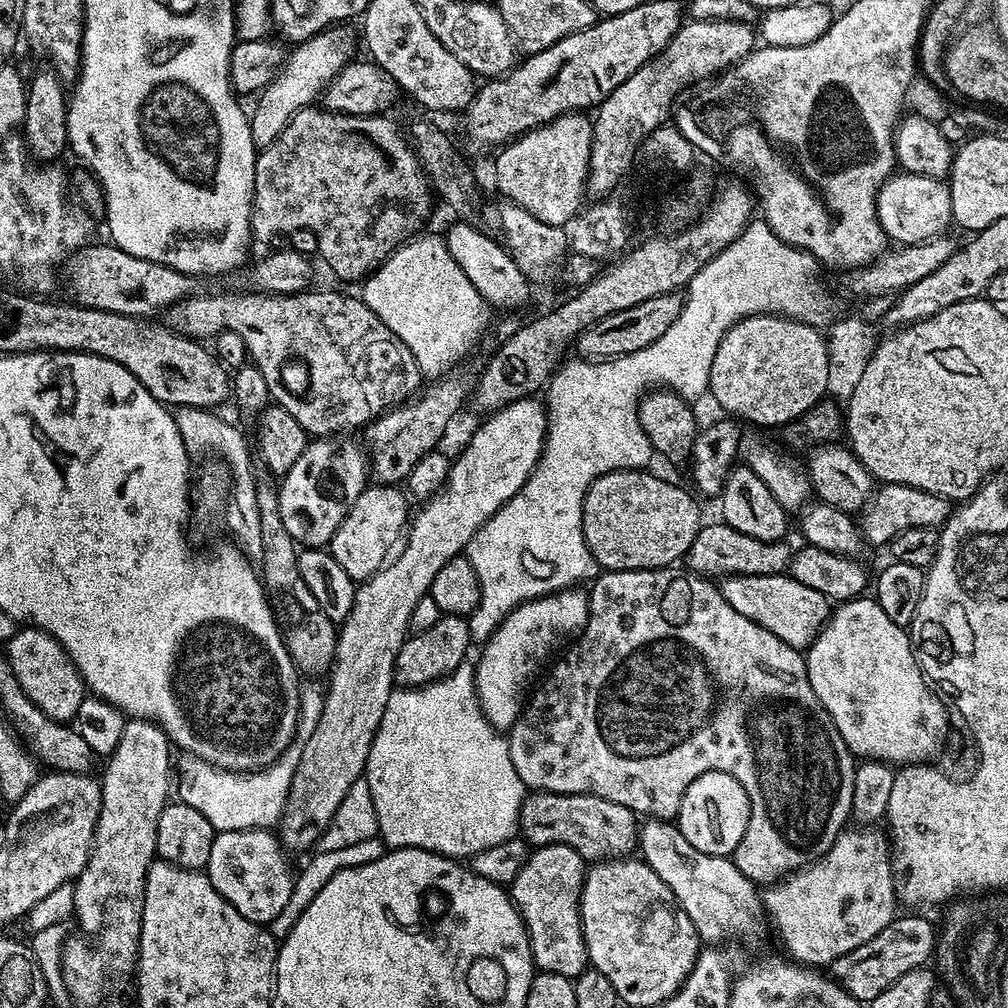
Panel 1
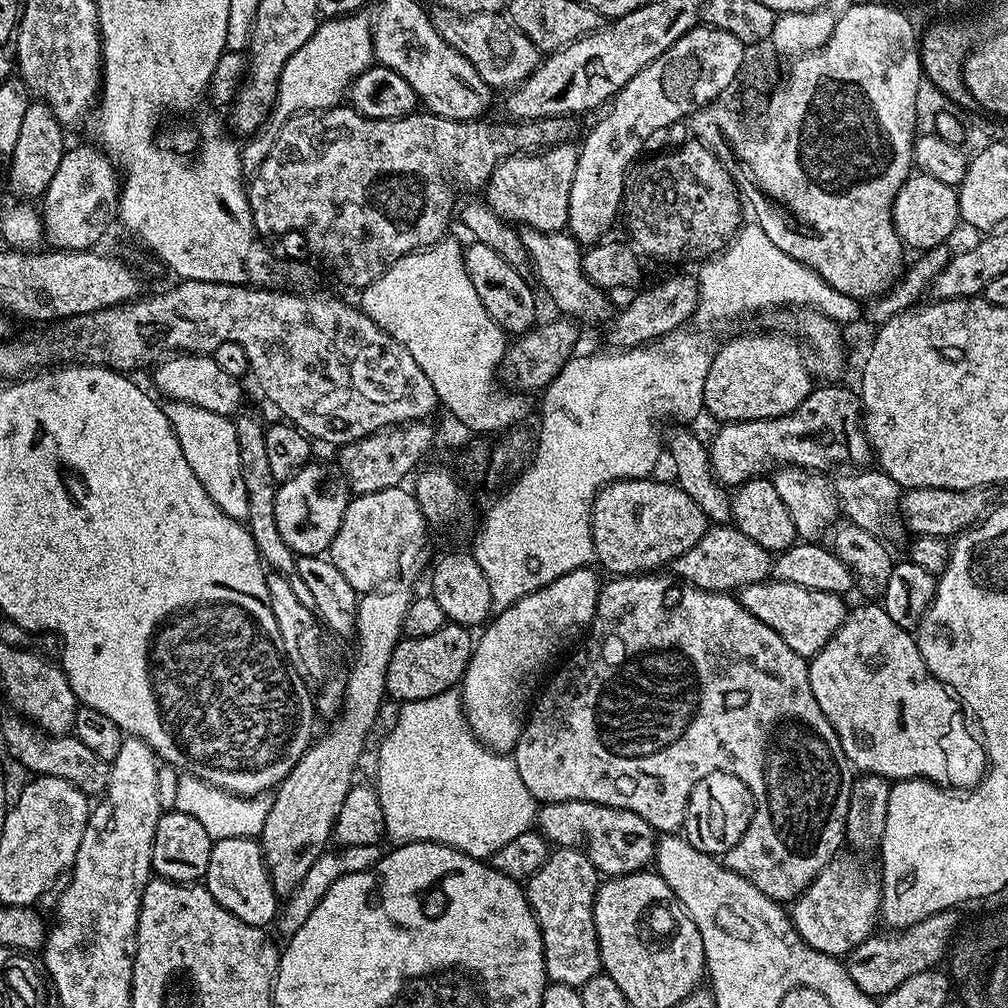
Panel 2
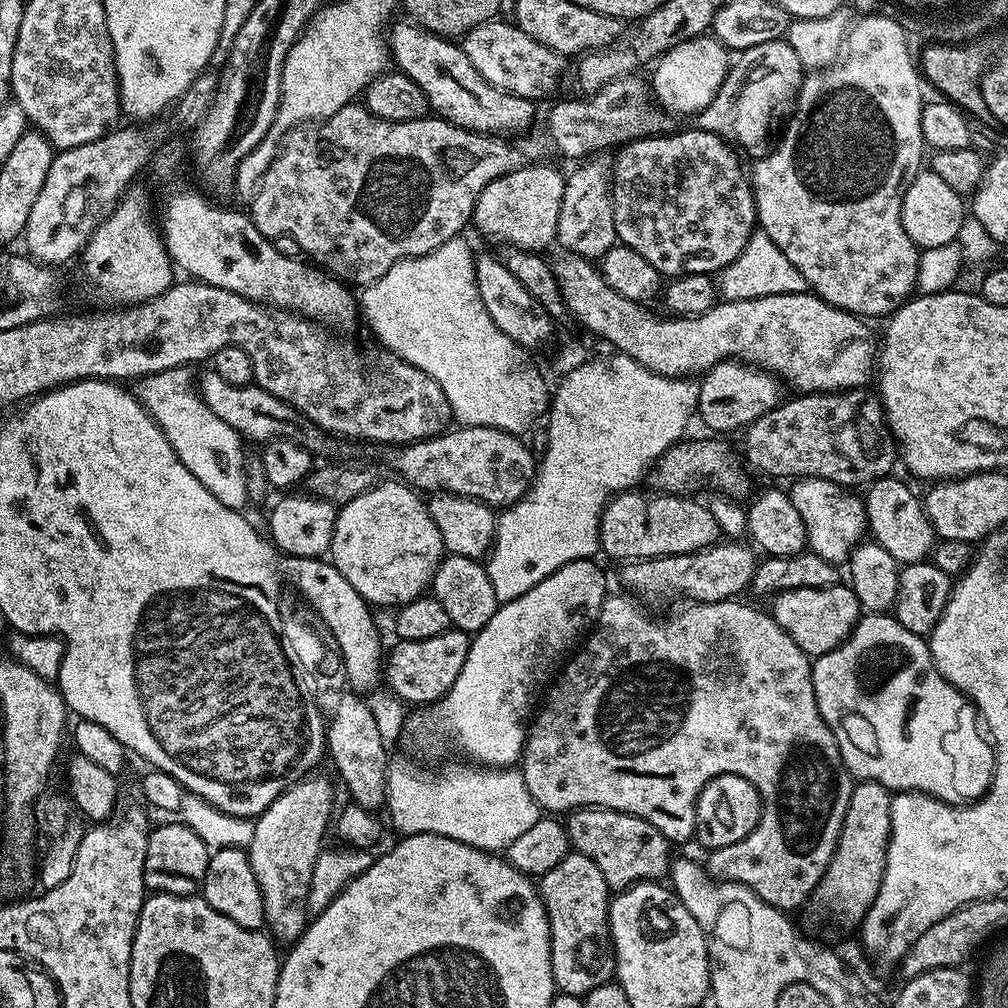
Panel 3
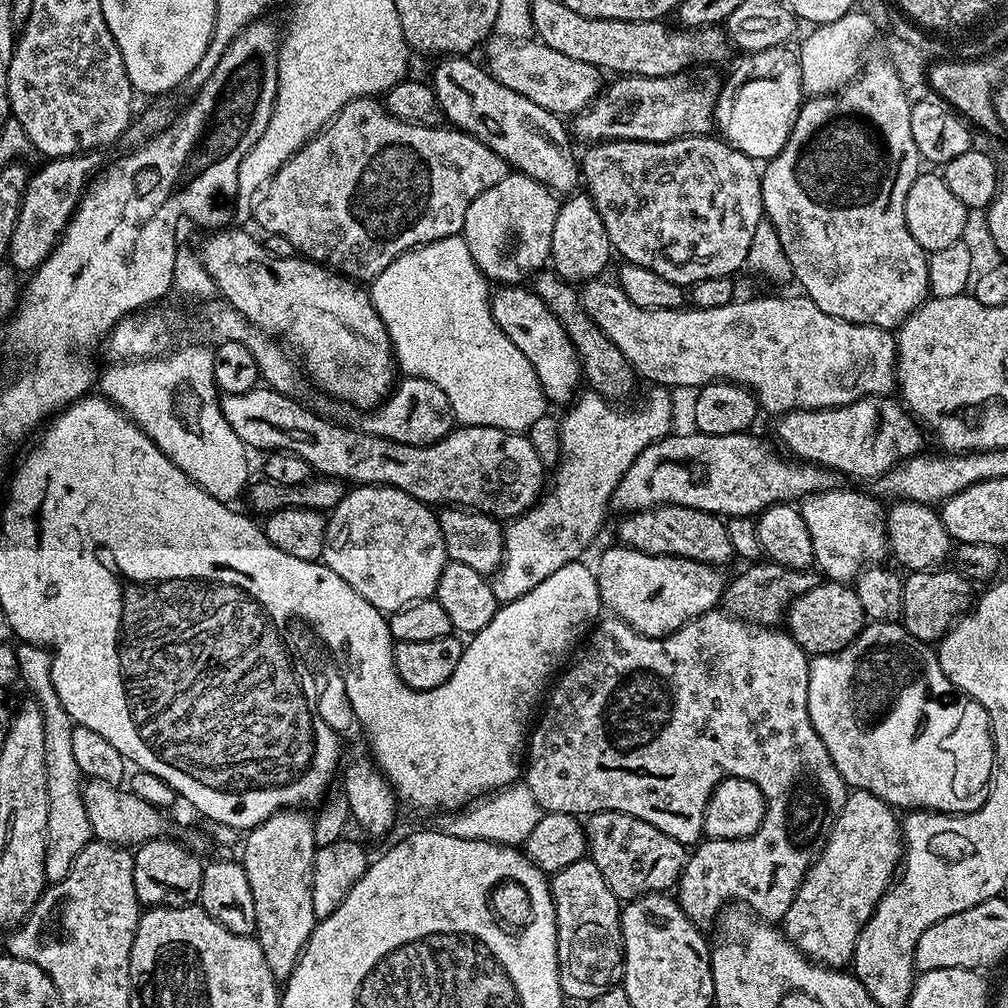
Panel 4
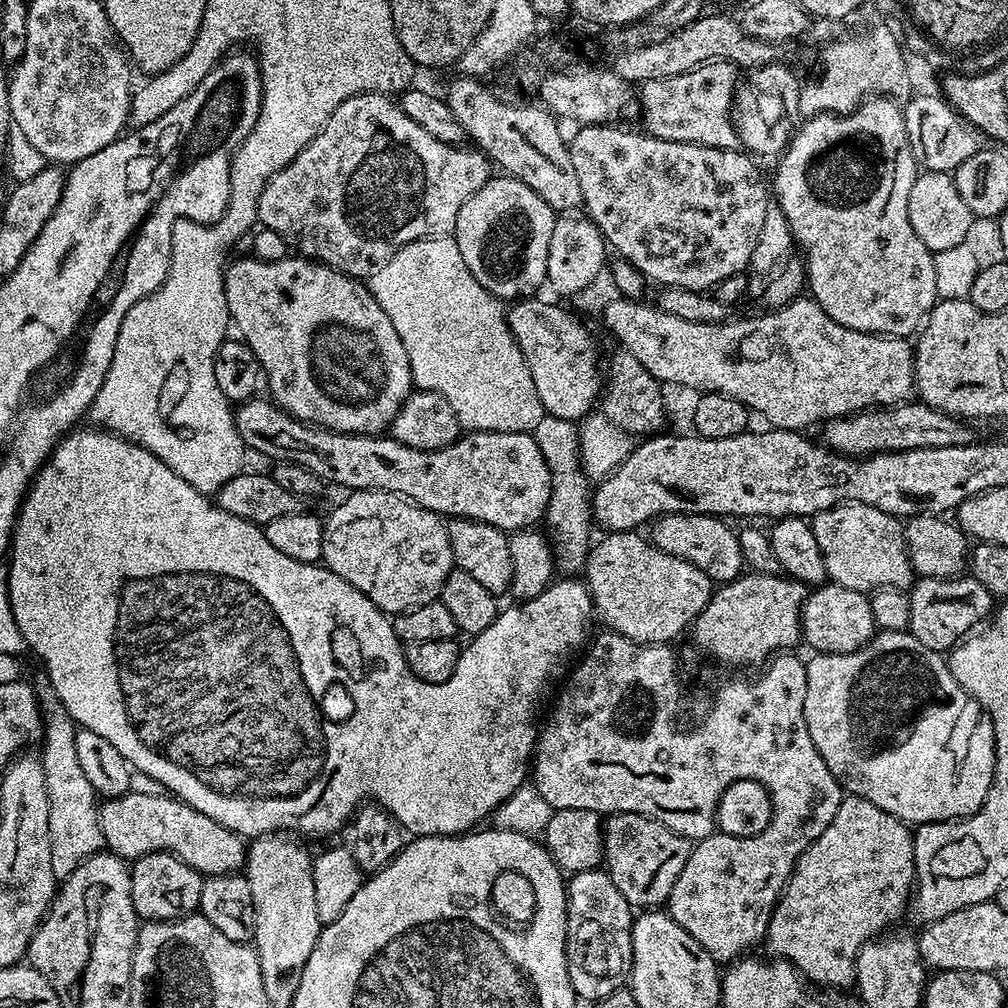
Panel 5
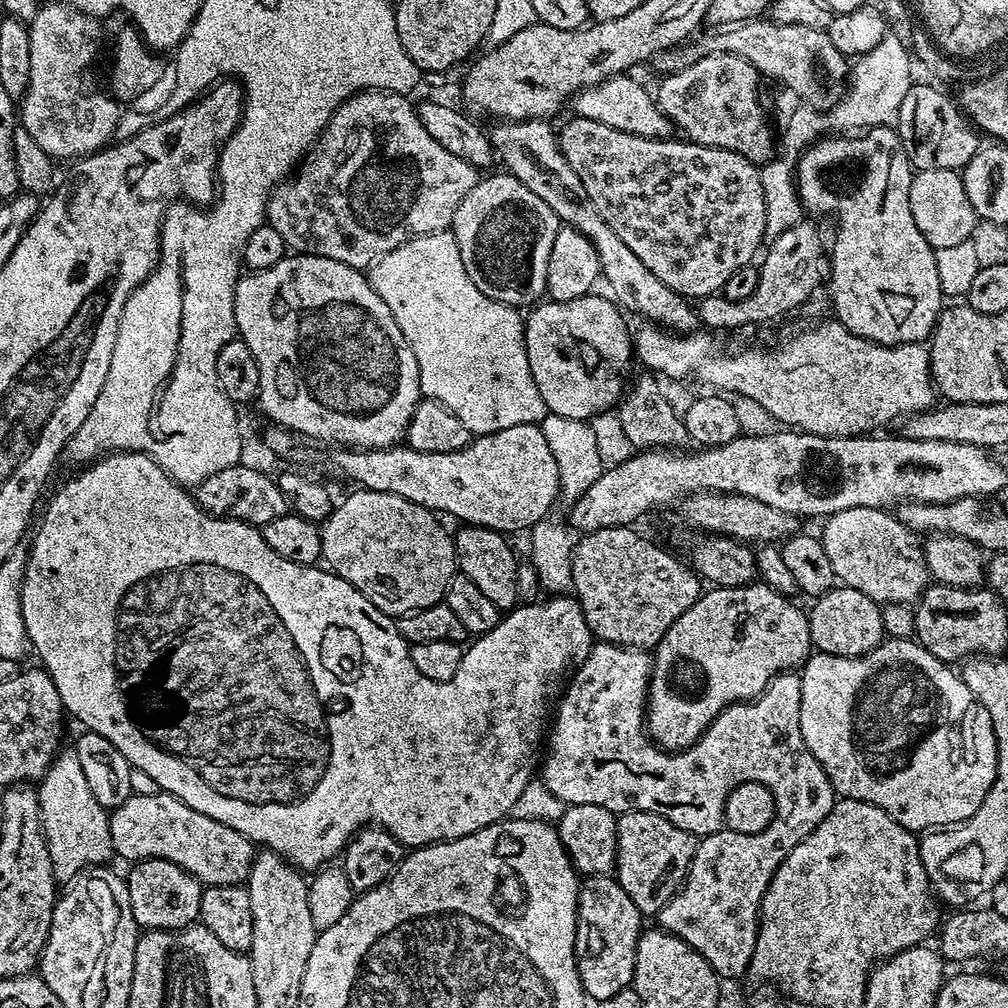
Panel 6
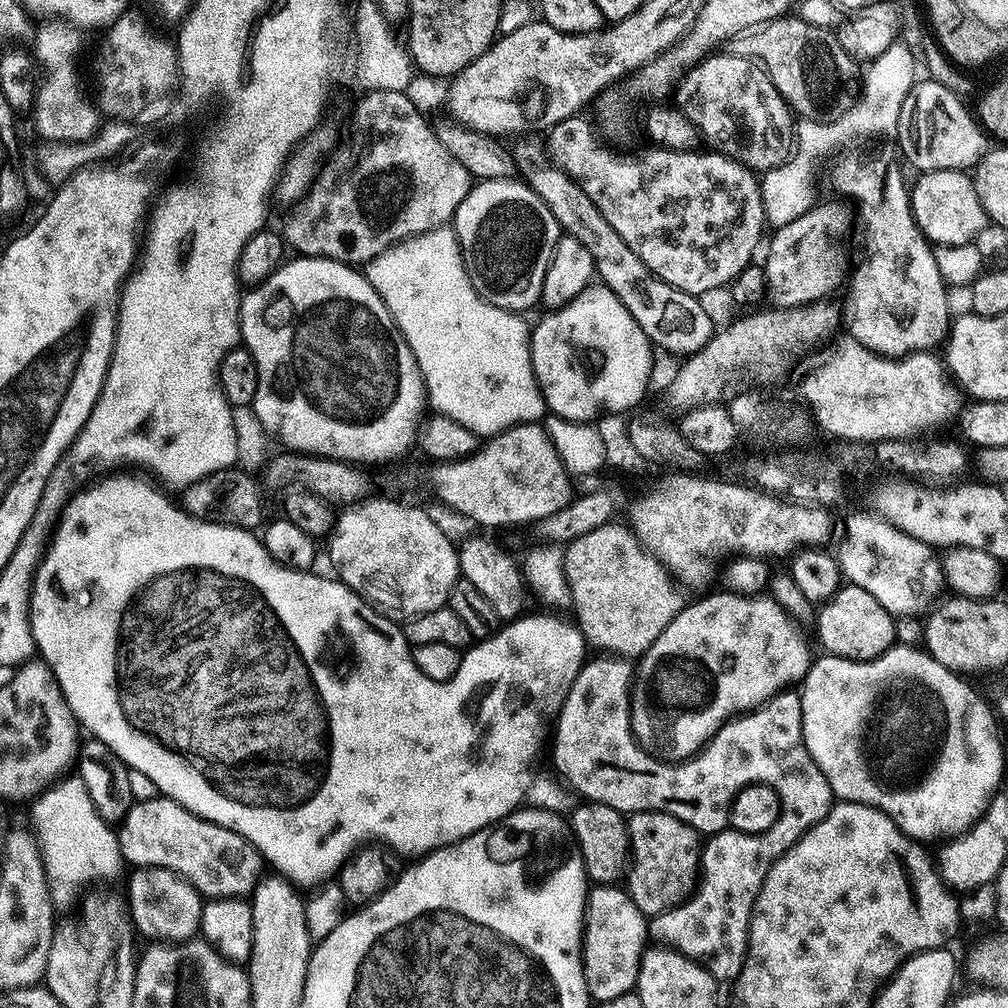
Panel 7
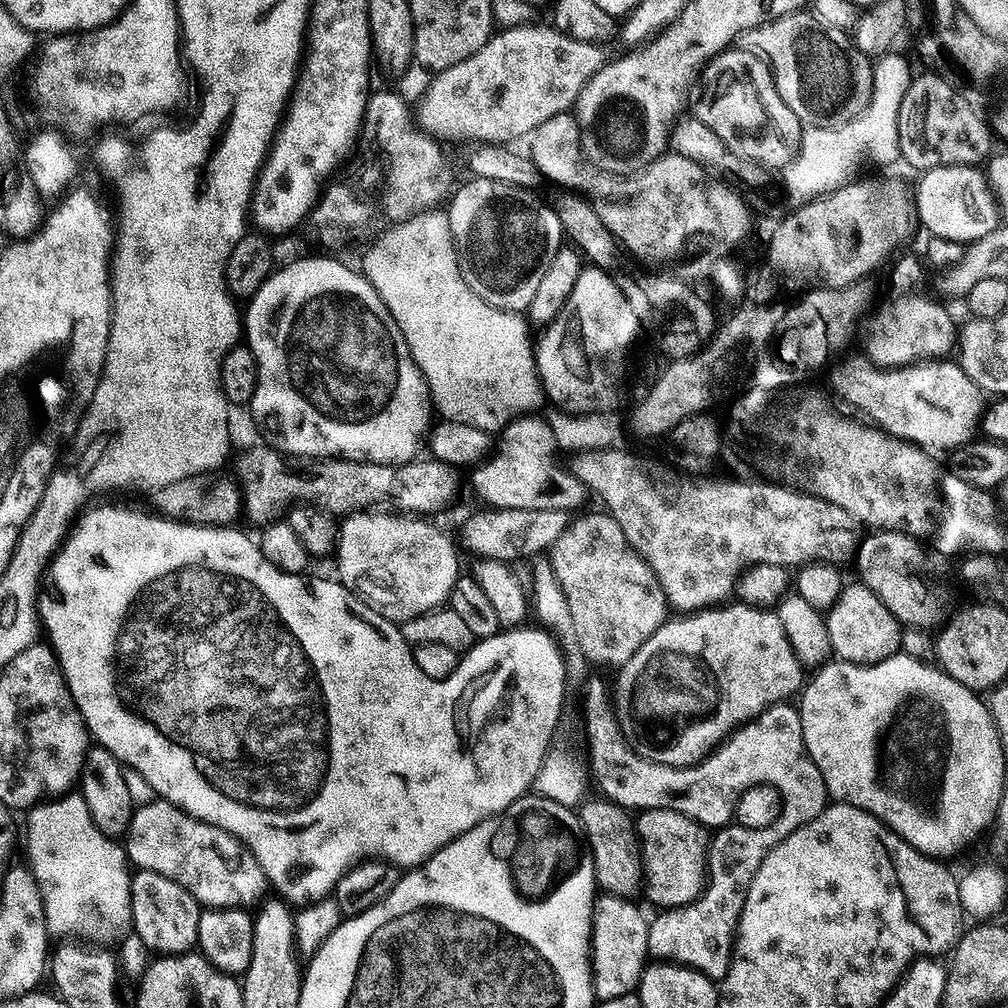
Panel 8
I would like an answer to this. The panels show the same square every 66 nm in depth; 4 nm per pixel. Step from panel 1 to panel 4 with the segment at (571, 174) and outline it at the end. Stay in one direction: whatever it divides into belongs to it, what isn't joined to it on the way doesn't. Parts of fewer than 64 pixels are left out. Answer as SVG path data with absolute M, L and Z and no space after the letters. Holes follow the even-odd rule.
M518 171L478 194L466 210L462 235L480 273L500 286L520 286L541 271L552 254L557 207L557 197L545 184Z

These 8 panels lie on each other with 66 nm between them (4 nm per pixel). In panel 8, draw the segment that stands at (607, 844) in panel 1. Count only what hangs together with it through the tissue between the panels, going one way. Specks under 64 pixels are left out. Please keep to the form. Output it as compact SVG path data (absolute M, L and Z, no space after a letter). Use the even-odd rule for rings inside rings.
M668 808L647 813L644 824L648 828L660 828L664 832L652 832L646 840L646 848L656 855L656 869L652 876L656 879L656 888L668 906L683 906L700 897L708 880L708 845L710 843L709 829L704 825L686 818L682 814L672 812Z

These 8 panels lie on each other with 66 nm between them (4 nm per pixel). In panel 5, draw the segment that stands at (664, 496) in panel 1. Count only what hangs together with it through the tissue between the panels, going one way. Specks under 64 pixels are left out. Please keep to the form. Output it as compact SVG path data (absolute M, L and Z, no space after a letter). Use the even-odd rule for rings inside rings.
M670 512L651 525L650 540L658 550L698 566L717 585L731 584L745 571L746 565L737 529L728 524L731 523L727 519L703 512Z

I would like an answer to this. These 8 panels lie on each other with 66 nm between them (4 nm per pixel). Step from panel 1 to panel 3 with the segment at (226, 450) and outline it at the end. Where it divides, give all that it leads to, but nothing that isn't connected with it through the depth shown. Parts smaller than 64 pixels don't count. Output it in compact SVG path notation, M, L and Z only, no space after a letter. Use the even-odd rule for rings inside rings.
M181 366L158 372L155 376L143 377L138 388L152 388L152 392L156 392L156 396L148 396L144 409L149 412L152 404L160 408L160 416L153 416L154 422L162 434L166 434L182 466L186 466L186 470L190 470L190 474L194 474L194 478L198 478L198 482L202 482L202 486L206 486L206 490L210 490L210 494L214 494L222 506L243 509L243 504L247 505L249 499L242 437L226 426L226 422L222 422L222 418L218 418L210 406L206 406L199 394L197 381L188 372L191 371Z

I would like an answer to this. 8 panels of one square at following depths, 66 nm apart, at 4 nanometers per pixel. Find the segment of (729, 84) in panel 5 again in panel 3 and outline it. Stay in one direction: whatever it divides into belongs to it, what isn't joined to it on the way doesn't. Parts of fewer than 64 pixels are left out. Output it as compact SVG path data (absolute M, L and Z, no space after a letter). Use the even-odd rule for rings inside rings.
M636 79L616 80L587 98L580 98L584 100L558 101L548 112L548 136L552 139L553 146L566 159L580 162L599 153L596 151L606 147L611 140L627 142L633 137L663 133L665 117L650 103L649 85Z

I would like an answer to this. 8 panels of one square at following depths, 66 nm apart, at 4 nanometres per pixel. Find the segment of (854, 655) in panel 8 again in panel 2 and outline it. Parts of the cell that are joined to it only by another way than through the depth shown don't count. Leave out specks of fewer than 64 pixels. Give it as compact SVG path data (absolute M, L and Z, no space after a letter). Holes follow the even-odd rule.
M775 578L739 589L738 599L743 608L758 618L758 622L766 622L766 626L770 626L770 630L774 630L774 634L778 634L778 638L794 650L794 654L805 658L817 656L823 650L826 642L830 642L830 638L834 638L836 631L843 626L850 611L849 605L844 605L844 596L794 586L794 582L782 582Z

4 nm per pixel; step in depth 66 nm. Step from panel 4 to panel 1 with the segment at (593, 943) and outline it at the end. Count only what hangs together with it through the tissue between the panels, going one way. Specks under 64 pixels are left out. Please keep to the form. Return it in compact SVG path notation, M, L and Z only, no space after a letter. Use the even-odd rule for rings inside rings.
M545 844L537 847L529 855L526 866L522 866L522 870L518 870L518 878L514 878L514 882L510 885L511 898L516 904L516 909L520 911L520 916L524 919L524 925L528 931L533 965L541 972L575 978L583 974L584 969L589 967L588 951L580 921L580 895L584 885L585 871L584 857L578 855L570 846Z

